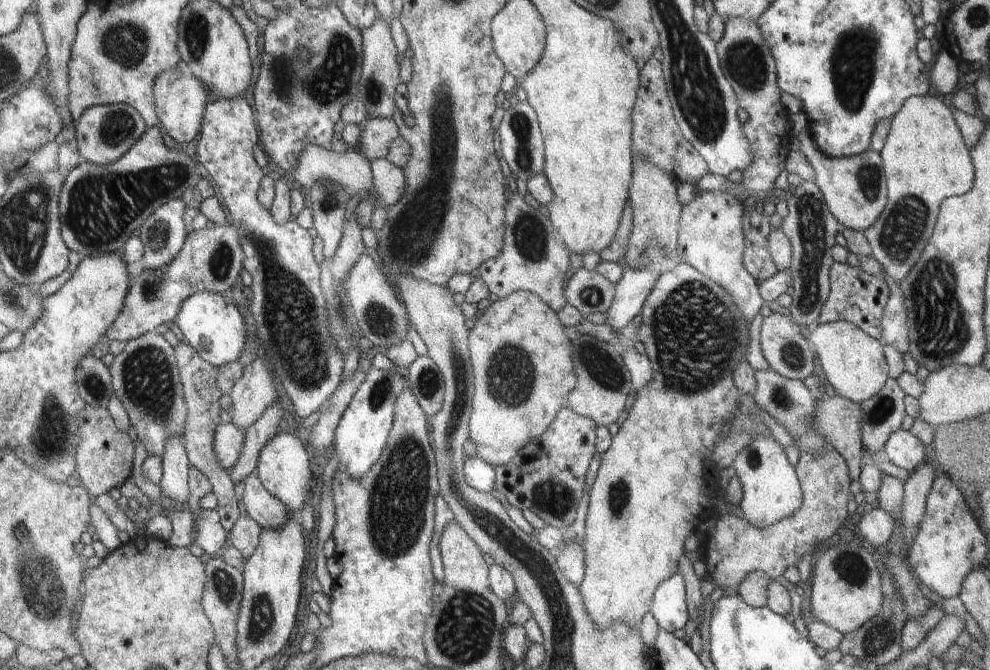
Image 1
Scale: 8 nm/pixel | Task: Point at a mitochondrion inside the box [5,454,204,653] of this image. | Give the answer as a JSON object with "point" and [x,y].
{"point":[46,594]}

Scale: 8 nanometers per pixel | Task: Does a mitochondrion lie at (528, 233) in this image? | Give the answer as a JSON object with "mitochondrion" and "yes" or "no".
{"mitochondrion":"yes"}

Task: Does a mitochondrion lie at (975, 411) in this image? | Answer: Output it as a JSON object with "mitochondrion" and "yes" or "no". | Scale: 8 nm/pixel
{"mitochondrion":"no"}

